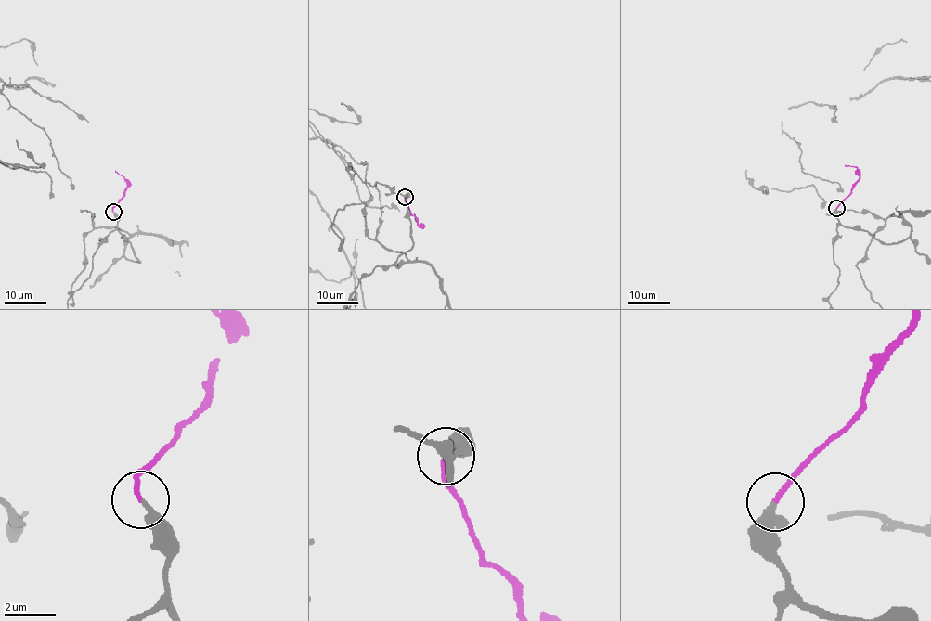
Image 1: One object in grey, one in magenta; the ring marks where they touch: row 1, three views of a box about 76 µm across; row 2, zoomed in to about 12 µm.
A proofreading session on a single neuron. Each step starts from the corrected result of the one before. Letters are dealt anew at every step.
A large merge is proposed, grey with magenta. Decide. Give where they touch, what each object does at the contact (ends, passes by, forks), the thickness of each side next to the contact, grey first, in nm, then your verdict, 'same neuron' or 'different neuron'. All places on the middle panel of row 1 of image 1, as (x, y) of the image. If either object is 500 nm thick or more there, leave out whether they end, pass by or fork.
(405, 197) | grey ends | magenta ends | 360/180 nm | same neuron

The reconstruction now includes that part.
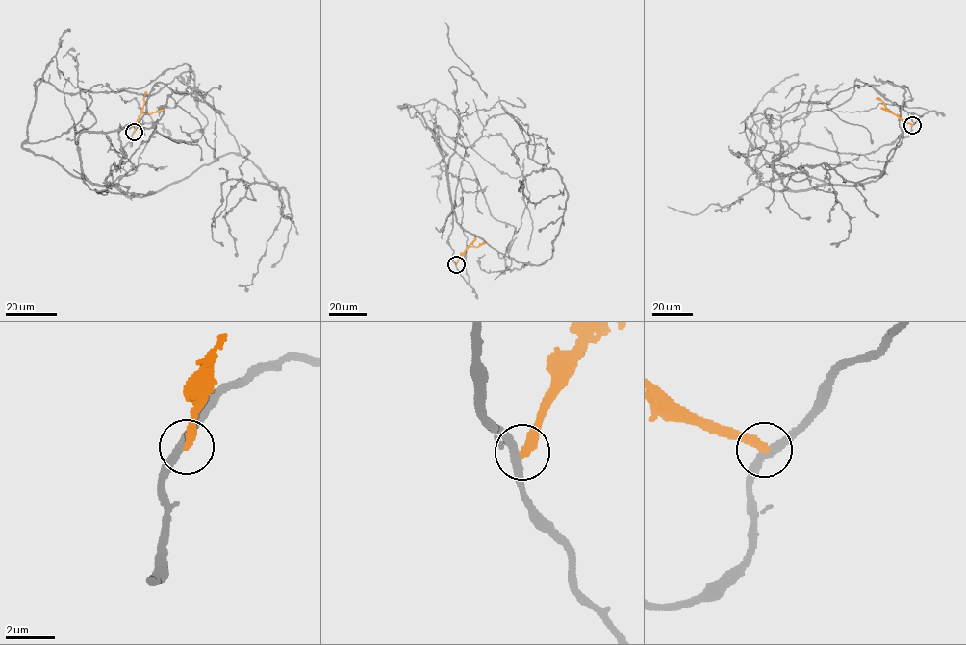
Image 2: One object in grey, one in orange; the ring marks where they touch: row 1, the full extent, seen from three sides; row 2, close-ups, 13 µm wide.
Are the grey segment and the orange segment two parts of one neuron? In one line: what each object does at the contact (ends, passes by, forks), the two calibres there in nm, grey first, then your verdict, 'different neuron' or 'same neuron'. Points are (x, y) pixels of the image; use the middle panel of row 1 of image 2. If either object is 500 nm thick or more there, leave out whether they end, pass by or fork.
grey passes by; orange ends there; 340 nm thick on the grey side, 320 nm on the other; different neuron

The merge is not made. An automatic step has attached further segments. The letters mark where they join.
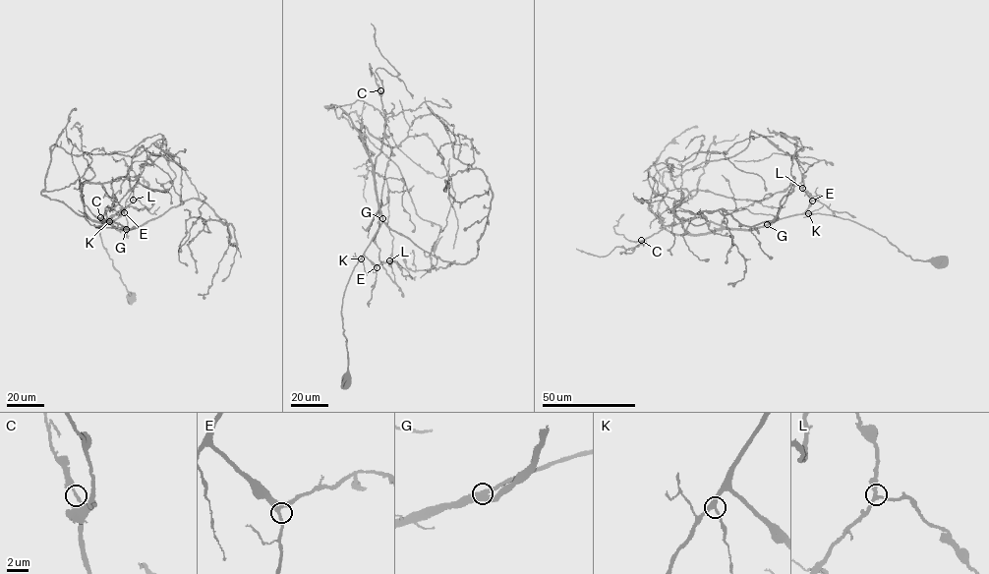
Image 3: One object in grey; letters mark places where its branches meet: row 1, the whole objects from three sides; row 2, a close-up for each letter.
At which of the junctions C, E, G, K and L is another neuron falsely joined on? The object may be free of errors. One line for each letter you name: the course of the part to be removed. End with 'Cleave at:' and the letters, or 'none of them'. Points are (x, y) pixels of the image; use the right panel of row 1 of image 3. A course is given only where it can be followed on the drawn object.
Cleave at: none of them

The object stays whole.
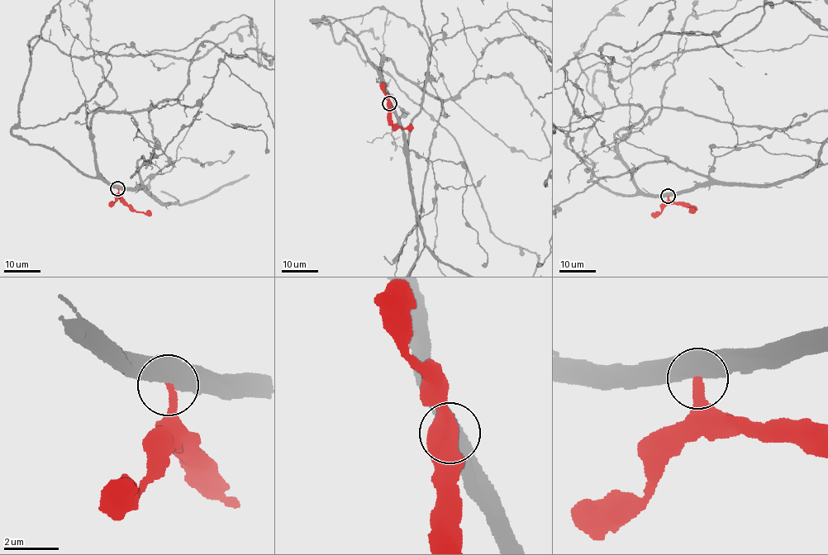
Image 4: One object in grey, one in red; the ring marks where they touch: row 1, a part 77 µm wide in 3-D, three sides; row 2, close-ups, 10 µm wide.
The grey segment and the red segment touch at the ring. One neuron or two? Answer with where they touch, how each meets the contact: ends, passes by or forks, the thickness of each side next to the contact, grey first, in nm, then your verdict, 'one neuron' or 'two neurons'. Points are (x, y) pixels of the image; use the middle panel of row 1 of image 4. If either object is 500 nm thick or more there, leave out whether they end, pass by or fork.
place (389, 103); calibres 600 and 300 nm; two neurons

